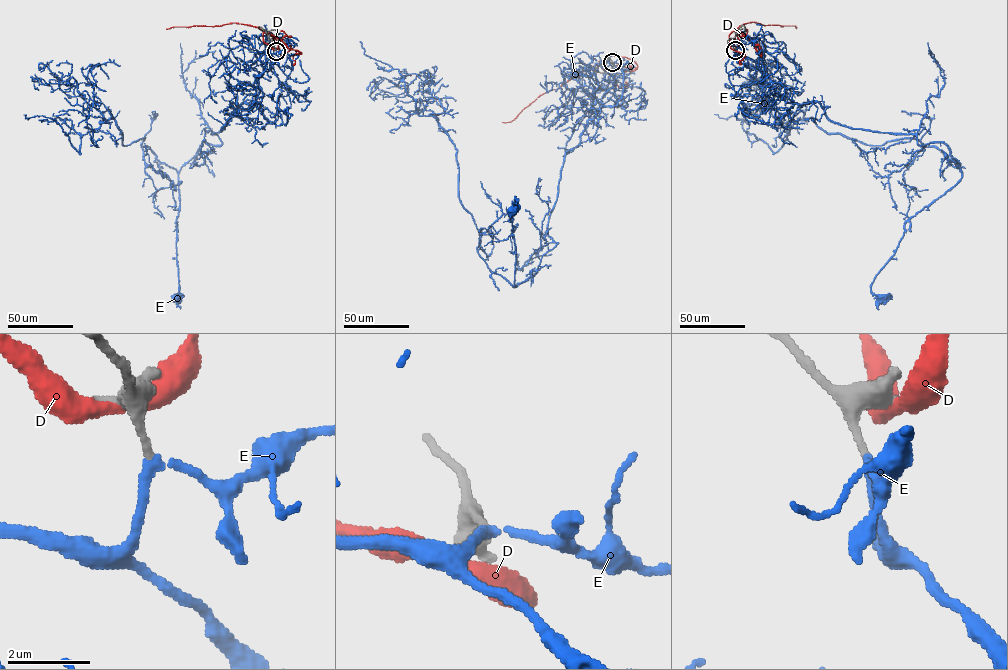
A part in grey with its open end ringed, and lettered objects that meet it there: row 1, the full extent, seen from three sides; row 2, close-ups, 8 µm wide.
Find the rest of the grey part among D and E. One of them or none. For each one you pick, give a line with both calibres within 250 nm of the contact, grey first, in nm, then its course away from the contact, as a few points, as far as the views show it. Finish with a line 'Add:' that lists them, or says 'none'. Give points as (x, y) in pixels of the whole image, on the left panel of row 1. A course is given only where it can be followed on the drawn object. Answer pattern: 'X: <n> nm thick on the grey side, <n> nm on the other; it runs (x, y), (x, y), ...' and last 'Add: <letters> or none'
E: 180 nm thick on the grey side, 200 nm on the other; it runs (276, 51), (258, 58), (255, 102), (242, 102), (211, 134), (222, 143), (202, 142), (179, 171), (176, 298)
Add: E

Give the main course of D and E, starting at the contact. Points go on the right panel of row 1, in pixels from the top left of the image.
D: (736, 48), (733, 42), (736, 30), (744, 24), (755, 22), (795, 26), (796, 28)
E: (735, 50), (787, 102), (947, 146), (961, 178), (905, 222), (871, 286), (884, 299)

